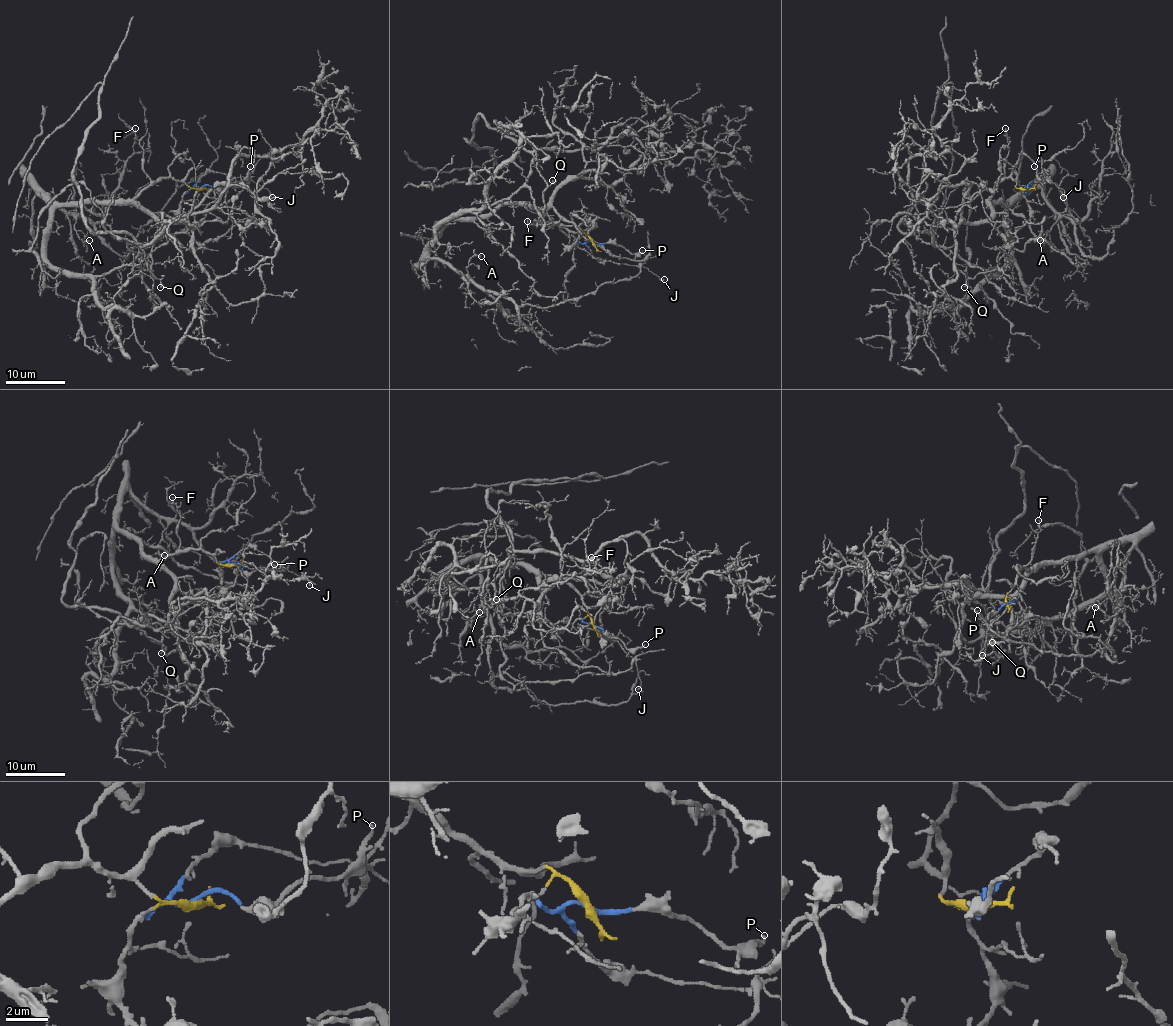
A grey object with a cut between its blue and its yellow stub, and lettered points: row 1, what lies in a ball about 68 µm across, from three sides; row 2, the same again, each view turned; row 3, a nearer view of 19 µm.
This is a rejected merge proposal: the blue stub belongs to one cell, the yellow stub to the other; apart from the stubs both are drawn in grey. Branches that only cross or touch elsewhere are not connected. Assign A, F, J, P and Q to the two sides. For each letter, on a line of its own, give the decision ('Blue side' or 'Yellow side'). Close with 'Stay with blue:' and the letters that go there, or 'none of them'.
A: Yellow side
F: Yellow side
J: Blue side
P: Blue side
Q: Blue side
Stay with blue: J, P, Q

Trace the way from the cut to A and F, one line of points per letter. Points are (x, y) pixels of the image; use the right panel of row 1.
A: (1026, 188), (1017, 188), (1011, 178), (1004, 178), (989, 202), (1008, 203), (1041, 190), (1058, 216), (1039, 240)
F: (1026, 188), (1017, 188), (1011, 178), (998, 181), (1008, 148), (1005, 128)

